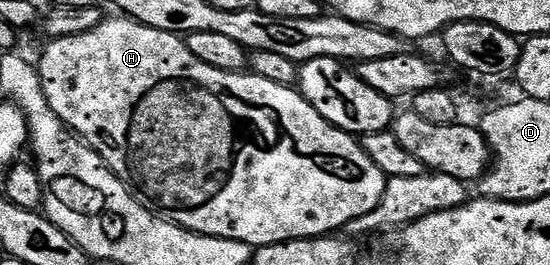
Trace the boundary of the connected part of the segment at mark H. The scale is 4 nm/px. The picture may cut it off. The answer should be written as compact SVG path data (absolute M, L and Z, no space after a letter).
M128 16L117 17L121 18L110 17L86 34L52 39L48 43L49 47L41 54L39 73L47 104L51 104L55 116L59 116L61 122L85 145L93 149L126 186L136 191L154 214L159 214L168 222L174 222L176 226L196 234L245 242L249 247L256 248L290 242L296 238L332 235L345 227L349 221L370 213L379 204L387 179L383 172L379 172L379 168L375 168L375 160L367 156L367 152L354 135L338 126L332 126L323 116L319 116L313 105L294 87L271 84L271 80L263 80L263 76L252 72L237 73L212 67L193 55L178 35L156 30L142 22L134 22Z

